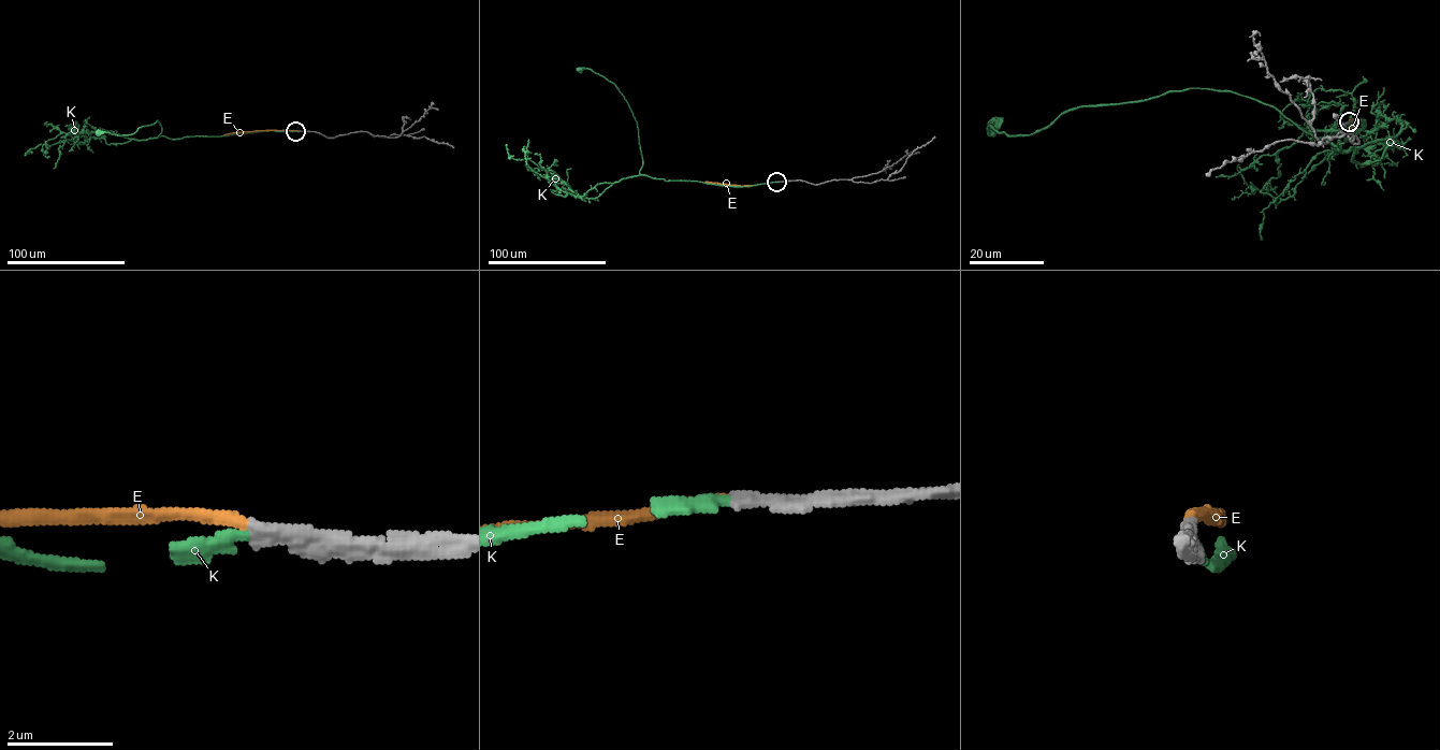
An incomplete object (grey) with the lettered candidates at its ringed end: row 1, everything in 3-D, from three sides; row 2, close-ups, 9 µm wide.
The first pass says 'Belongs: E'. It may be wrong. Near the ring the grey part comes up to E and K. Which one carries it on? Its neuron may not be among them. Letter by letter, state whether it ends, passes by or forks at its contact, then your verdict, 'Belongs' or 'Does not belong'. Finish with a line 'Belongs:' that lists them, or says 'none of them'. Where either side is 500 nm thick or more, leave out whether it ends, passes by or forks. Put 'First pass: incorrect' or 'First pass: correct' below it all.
E: It ends there. Does not belong
K: It ends there. Belongs
Belongs: K
First pass: incorrect

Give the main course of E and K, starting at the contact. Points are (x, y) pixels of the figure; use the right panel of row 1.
E: (1349, 120), (1362, 120), (1348, 133)
K: (1349, 120), (1365, 127), (1338, 148), (1256, 100), (1188, 88), (1079, 105), (1030, 135), (992, 126)

